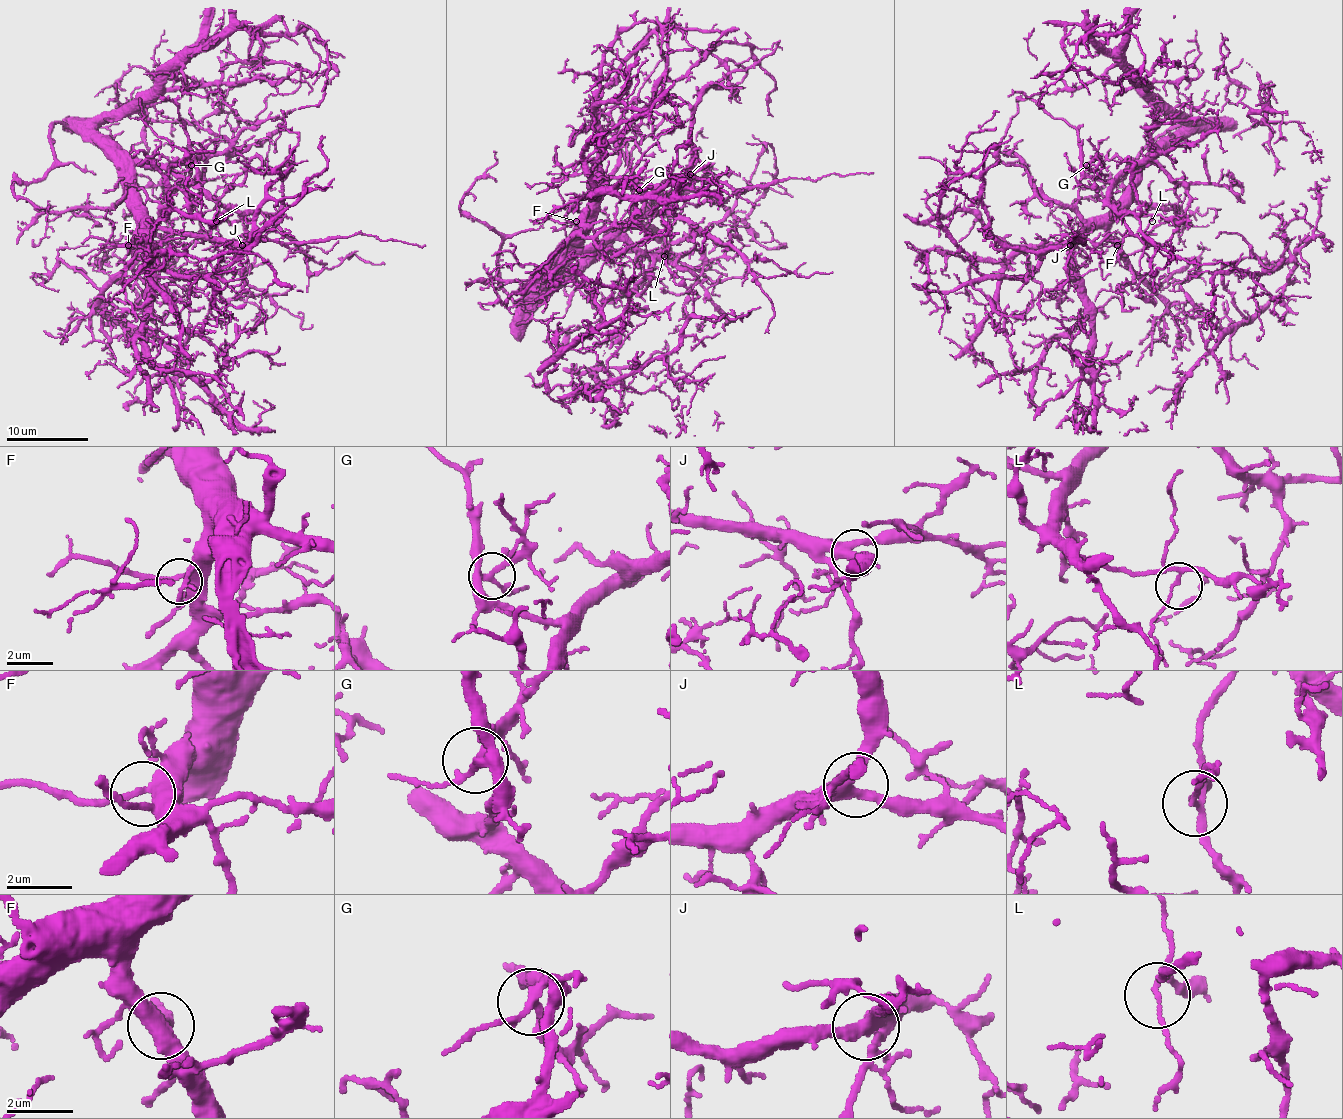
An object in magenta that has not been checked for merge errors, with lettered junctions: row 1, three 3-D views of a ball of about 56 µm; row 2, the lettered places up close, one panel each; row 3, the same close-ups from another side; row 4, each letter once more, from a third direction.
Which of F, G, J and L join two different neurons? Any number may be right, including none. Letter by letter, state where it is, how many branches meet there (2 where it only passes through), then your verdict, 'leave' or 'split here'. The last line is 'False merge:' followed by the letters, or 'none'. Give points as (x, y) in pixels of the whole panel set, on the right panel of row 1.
F: at (1117, 245); 2 branches meet; leave
G: at (1086, 165); 4 branches meet; leave
J: at (1070, 245); 3 branches meet; leave
L: at (1152, 221); 3 branches meet; leave
False merge: none

